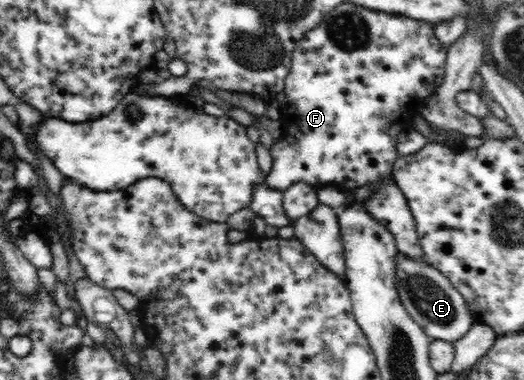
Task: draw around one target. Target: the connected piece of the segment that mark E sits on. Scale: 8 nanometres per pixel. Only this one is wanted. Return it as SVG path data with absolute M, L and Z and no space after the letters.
M398 253L396 258L396 288L400 291L402 305L408 315L429 335L431 339L454 342L466 335L477 320L468 309L463 295L456 291L450 280L430 266L422 258L410 258Z

